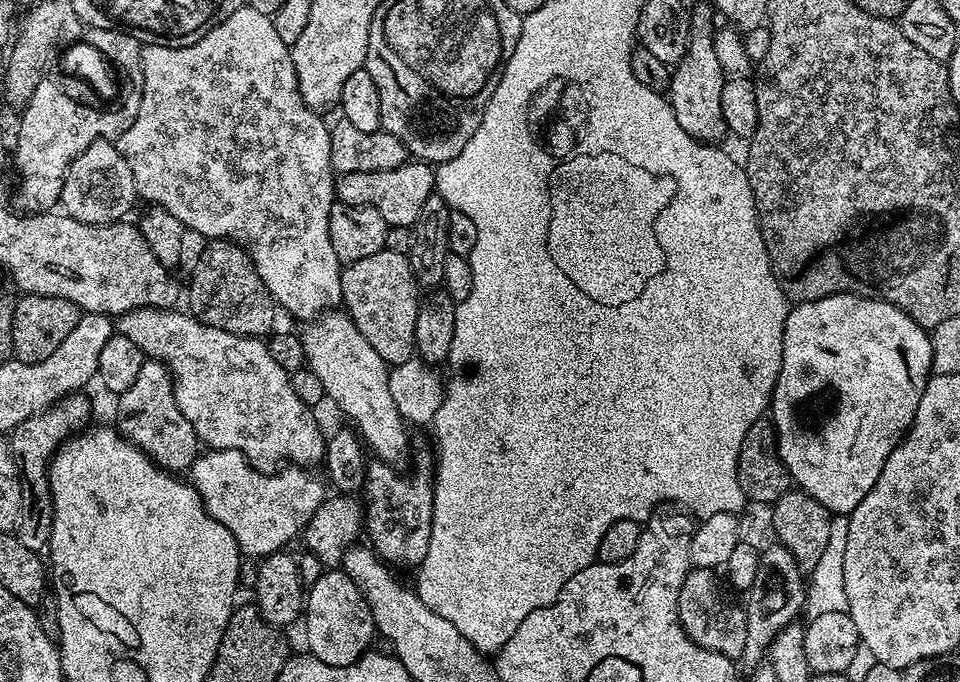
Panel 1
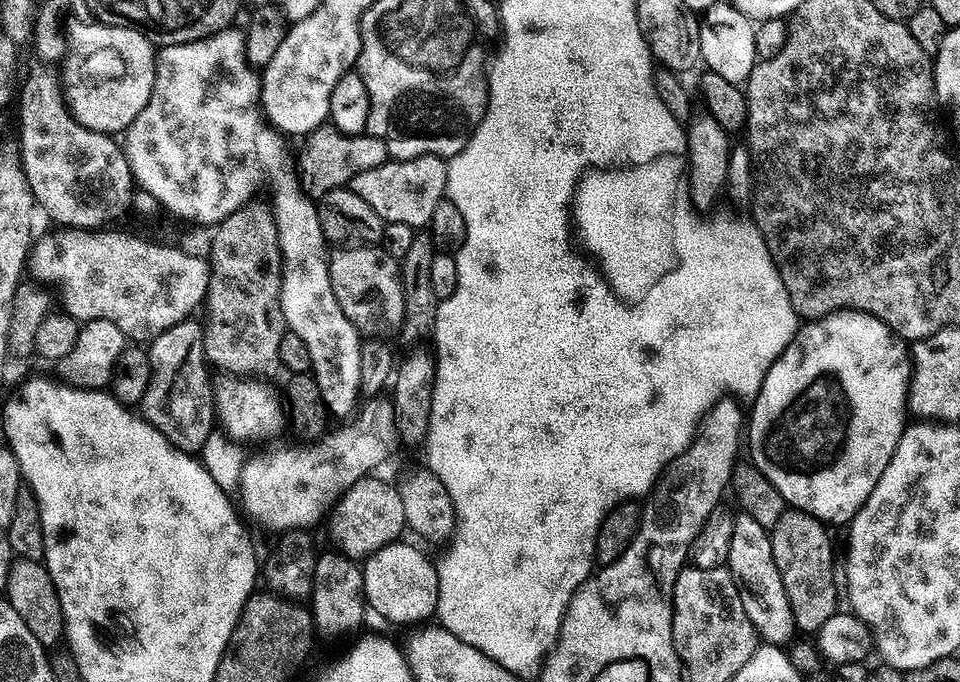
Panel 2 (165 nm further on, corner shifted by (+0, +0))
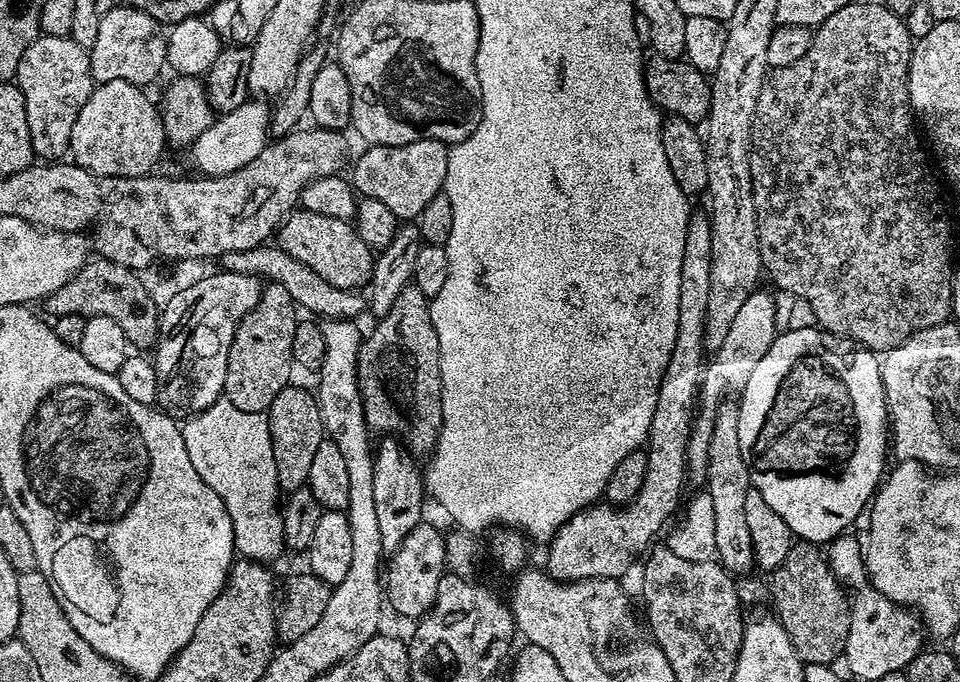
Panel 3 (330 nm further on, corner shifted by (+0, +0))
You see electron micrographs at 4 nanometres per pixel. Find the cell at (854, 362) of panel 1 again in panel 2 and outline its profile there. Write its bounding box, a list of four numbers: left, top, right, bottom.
[746,312,910,526]

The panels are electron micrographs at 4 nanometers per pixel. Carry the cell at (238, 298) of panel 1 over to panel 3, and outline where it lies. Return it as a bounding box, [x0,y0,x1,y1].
[224,282,298,413]

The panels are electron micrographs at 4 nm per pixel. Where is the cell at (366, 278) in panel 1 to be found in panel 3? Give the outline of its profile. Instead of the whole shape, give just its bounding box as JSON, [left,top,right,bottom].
[278,210,373,290]

